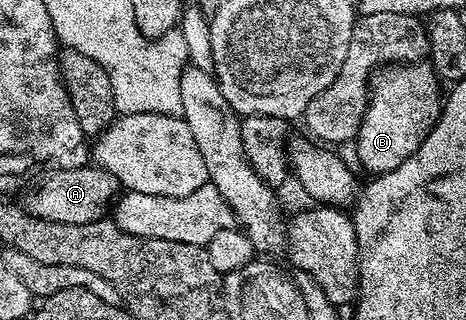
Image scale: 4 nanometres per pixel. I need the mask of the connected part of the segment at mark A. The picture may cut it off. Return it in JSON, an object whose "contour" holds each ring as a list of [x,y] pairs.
{"contour":[[[96,166],[51,172],[41,182],[42,184],[23,200],[25,211],[49,222],[64,224],[90,224],[104,213],[101,211],[104,210],[105,203],[107,208],[119,192],[119,182],[114,176]]]}

